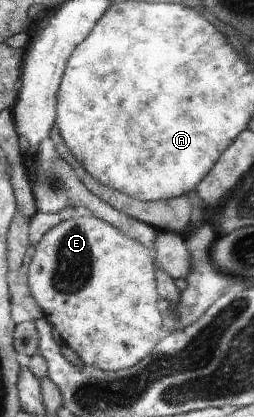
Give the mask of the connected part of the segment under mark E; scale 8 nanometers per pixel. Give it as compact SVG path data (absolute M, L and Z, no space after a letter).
M91 214L62 220L35 245L27 274L30 293L62 337L61 343L66 343L84 365L116 373L134 367L154 351L163 334L152 255L139 241Z

